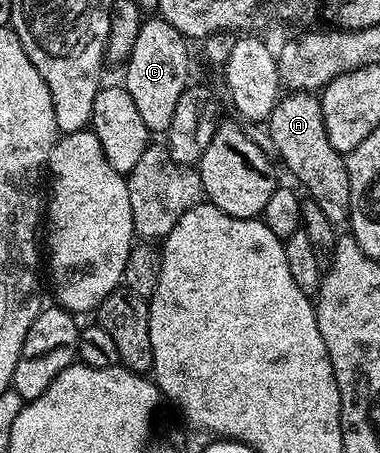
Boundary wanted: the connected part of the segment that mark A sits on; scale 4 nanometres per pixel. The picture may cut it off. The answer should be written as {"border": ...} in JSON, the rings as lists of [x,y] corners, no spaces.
{"border":[[[288,92],[277,101],[266,120],[272,146],[280,153],[284,166],[308,189],[307,197],[322,208],[326,220],[347,223],[350,218],[350,176],[345,155],[339,154],[326,136],[319,97],[312,92]]]}

